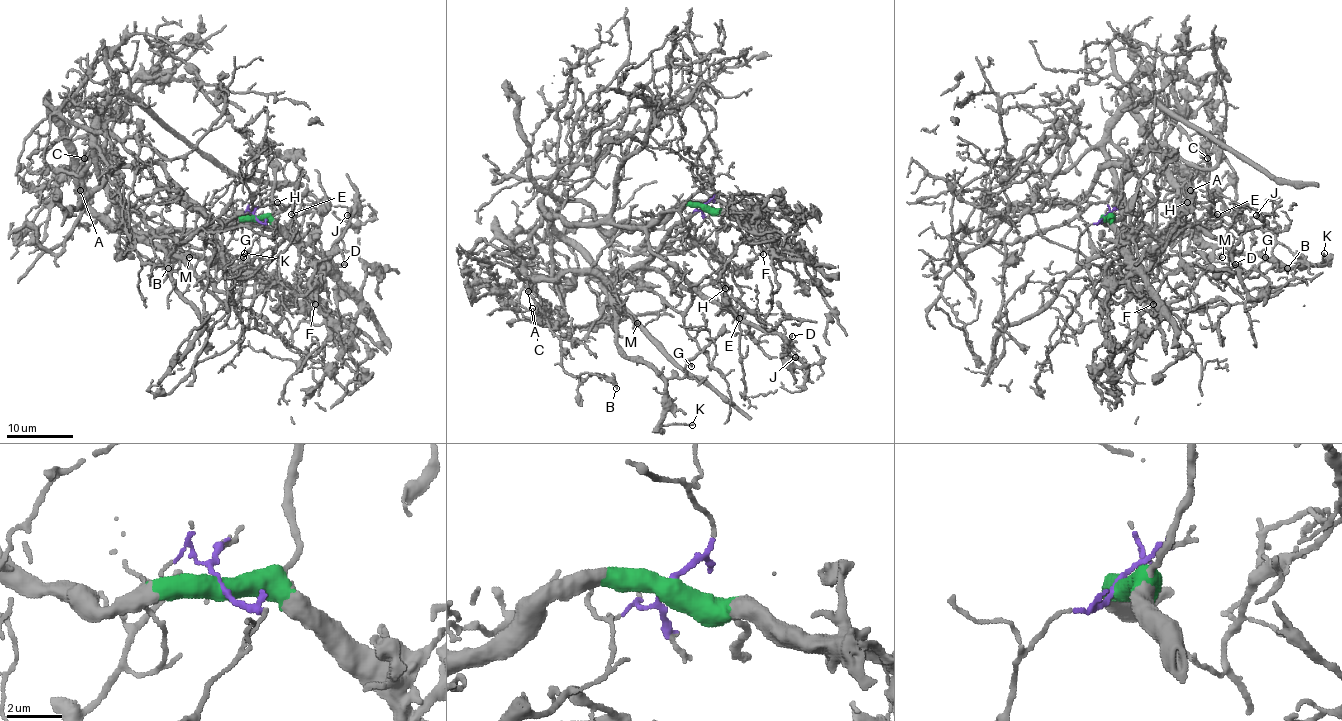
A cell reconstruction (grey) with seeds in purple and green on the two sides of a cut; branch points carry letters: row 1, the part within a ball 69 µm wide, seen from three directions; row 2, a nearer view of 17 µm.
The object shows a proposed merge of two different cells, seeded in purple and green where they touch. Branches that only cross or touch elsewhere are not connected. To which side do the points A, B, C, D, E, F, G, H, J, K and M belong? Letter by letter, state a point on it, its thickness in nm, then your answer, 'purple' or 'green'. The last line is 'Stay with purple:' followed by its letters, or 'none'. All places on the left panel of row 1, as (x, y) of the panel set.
A: place (80, 190); calibre 200 nm; green
B: place (168, 268); calibre 180 nm; green
C: place (84, 158); calibre 80 nm; green
D: place (344, 264); calibre 130 nm; green
E: place (291, 214); calibre 140 nm; green
F: place (315, 304); calibre 150 nm; green
G: place (243, 257); calibre 140 nm; green
H: place (277, 202); calibre 90 nm; green
J: place (347, 215); calibre 110 nm; green
K: place (244, 253); calibre 130 nm; green
M: place (189, 257); calibre 130 nm; green
Stay with purple: none

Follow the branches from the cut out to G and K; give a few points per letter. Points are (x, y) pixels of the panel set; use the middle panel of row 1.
G: (704, 205), (688, 205), (689, 223), (612, 286), (617, 345), (666, 378), (681, 378), (688, 360), (691, 367)
K: (704, 205), (688, 205), (689, 223), (612, 286), (617, 345), (665, 383), (661, 423), (693, 424)

